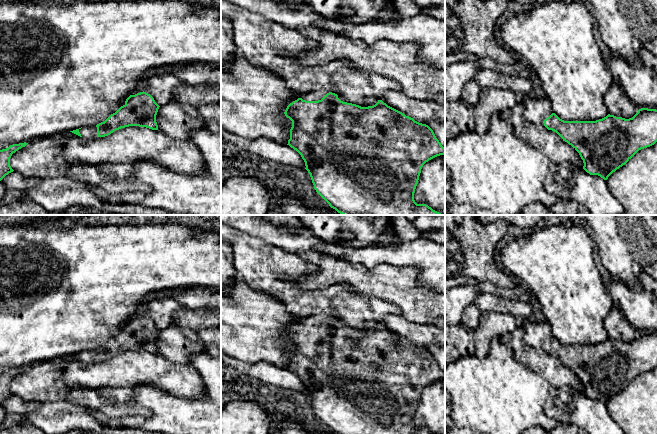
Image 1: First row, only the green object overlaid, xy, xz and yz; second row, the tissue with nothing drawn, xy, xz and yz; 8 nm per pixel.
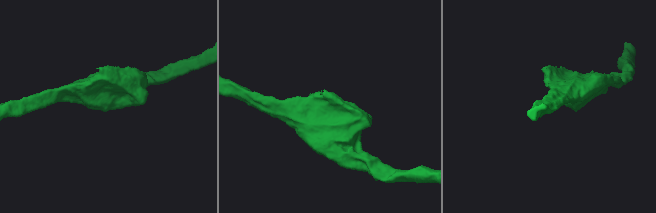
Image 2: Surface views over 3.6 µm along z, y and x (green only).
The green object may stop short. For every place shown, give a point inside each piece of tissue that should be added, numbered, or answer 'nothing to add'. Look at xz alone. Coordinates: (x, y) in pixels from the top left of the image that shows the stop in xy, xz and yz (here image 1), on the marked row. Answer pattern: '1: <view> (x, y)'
1: xz (316, 95)

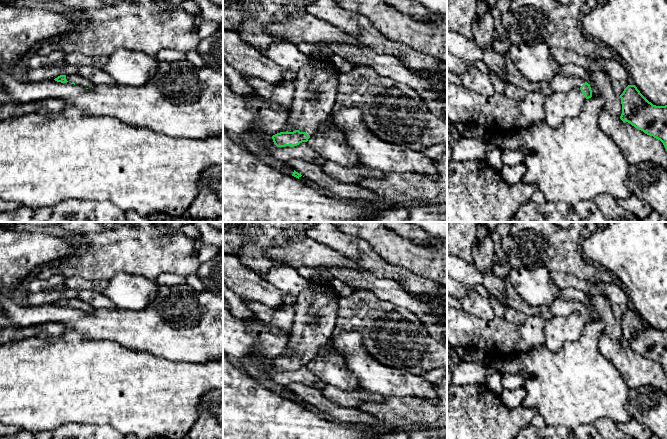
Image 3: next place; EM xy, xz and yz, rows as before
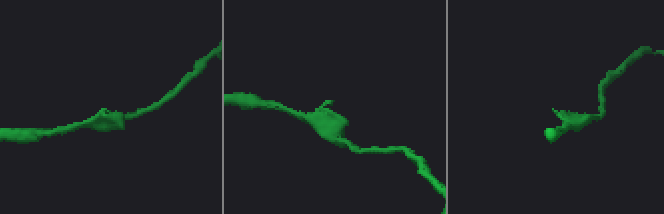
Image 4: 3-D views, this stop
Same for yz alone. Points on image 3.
1: yz (467, 49)

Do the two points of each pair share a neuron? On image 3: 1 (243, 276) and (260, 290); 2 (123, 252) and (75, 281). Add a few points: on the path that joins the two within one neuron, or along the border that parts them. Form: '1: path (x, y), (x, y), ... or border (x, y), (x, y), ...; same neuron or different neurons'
1: path (247, 280), (256, 288); same neuron
2: border (65, 277), (81, 276), (87, 279), (104, 281); different neurons

